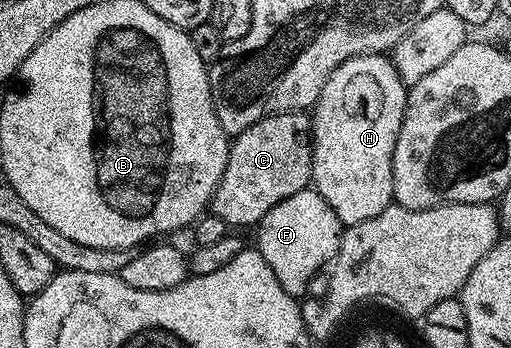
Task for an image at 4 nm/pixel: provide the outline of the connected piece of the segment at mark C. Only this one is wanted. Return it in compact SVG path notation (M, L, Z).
M290 110L265 116L234 135L229 142L225 172L211 197L210 213L221 216L231 228L255 228L273 204L281 204L281 200L308 189L313 168L311 119L310 113Z

